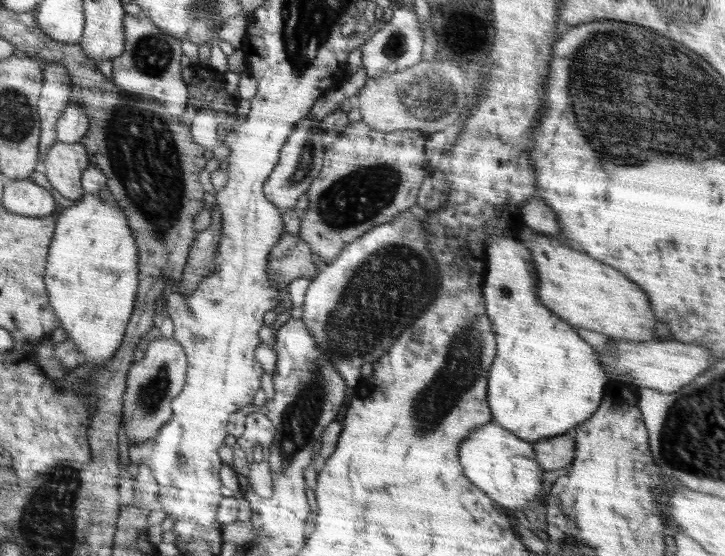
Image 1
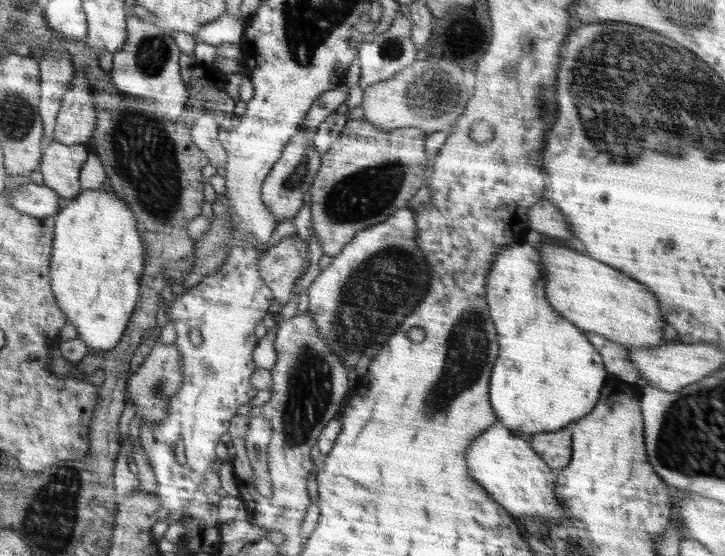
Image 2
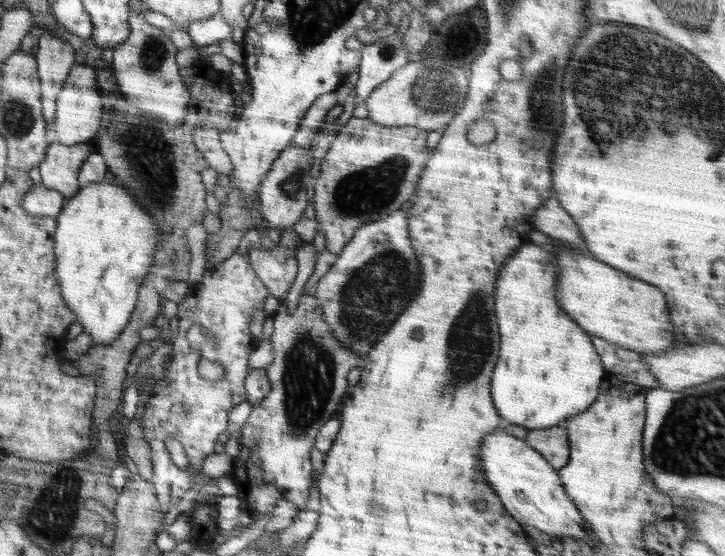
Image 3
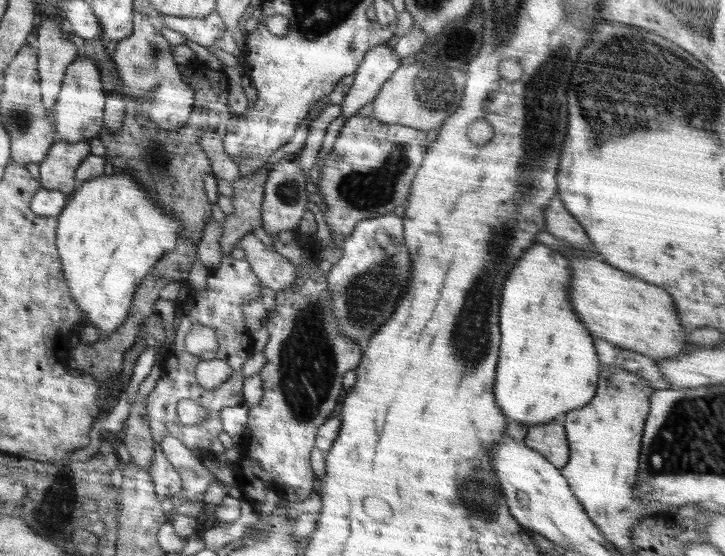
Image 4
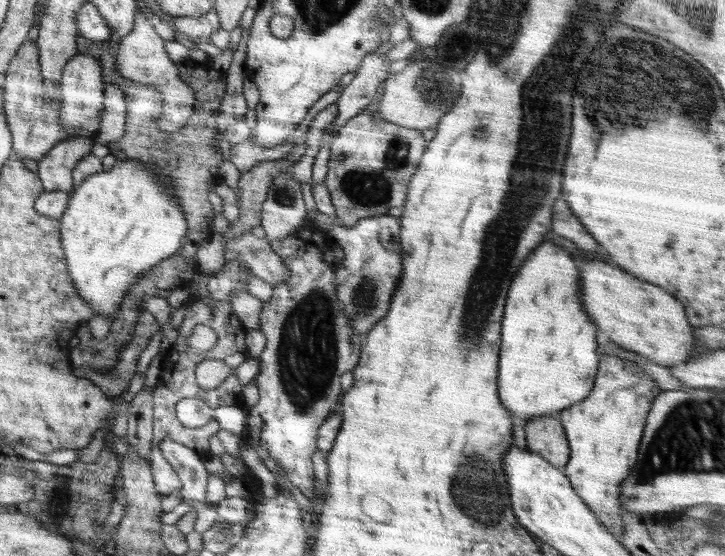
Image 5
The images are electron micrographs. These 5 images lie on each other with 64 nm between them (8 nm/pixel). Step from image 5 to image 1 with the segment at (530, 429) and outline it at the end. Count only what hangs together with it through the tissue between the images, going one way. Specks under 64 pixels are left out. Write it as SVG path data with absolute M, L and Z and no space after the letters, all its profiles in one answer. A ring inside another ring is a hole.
M572 431L535 442L536 460L545 471L568 467L575 455L575 436Z

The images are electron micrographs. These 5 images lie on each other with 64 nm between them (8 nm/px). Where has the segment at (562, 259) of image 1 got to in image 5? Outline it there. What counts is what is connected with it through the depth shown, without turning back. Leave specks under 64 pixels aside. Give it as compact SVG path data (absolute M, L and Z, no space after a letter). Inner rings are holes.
M600 260L580 266L580 284L582 304L595 322L600 338L665 367L682 364L695 354L694 328L688 324L682 304L662 288Z

